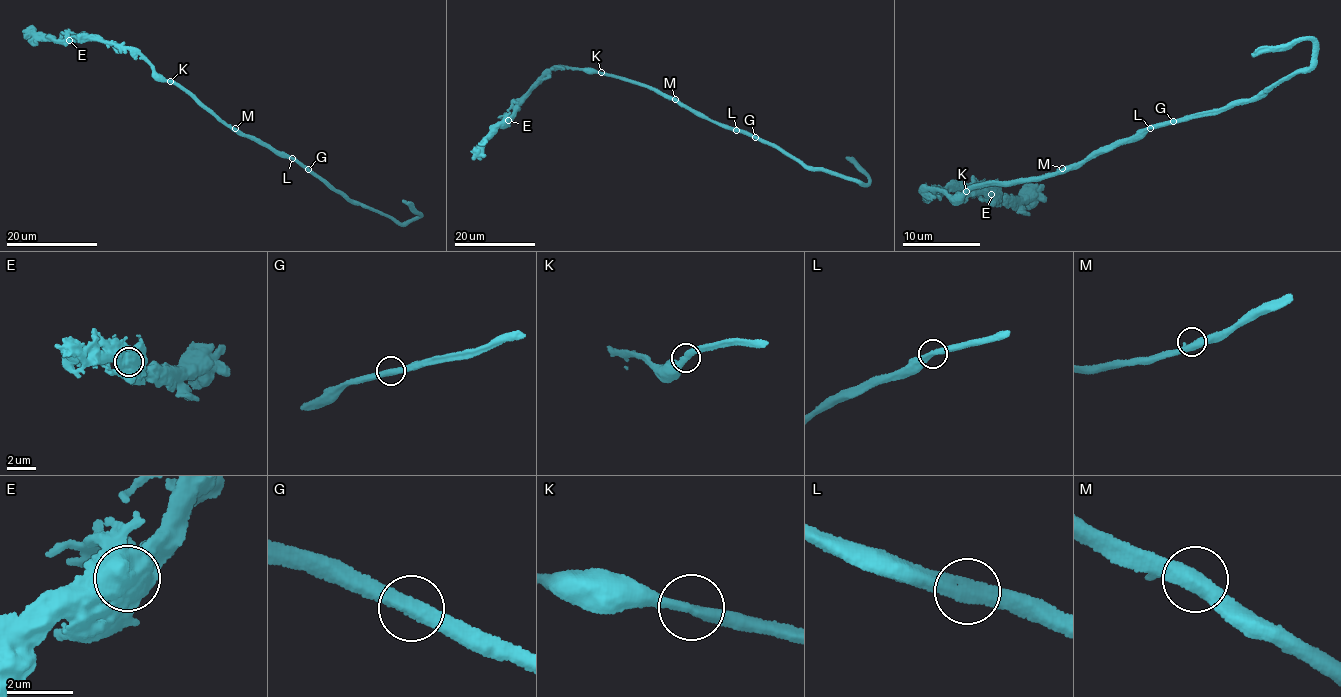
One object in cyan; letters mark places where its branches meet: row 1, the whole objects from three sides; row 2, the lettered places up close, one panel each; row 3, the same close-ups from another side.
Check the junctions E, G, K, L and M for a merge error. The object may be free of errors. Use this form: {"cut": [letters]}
{"cut": ["E"]}

